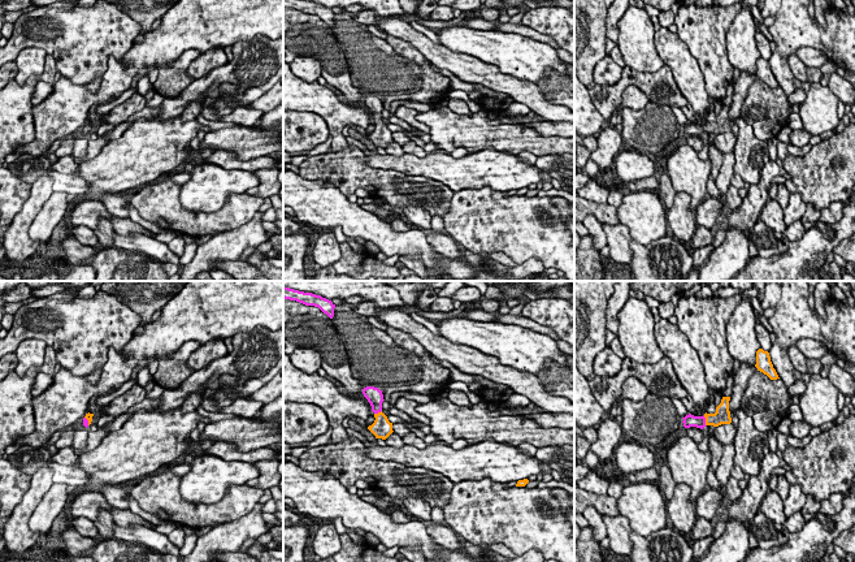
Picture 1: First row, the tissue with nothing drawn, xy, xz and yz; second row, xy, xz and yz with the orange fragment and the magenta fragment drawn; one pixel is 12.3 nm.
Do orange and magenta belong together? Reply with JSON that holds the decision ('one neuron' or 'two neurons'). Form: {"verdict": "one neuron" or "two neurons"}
{"verdict": "one neuron"}

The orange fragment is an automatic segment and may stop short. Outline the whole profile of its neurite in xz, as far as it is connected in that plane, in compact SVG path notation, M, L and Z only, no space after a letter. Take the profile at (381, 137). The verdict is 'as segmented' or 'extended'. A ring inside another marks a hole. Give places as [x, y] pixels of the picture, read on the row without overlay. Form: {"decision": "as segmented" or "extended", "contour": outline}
{"decision": "extended", "contour": "M366 95L363 98L364 105L372 114L374 121L374 131L368 138L376 144L376 147L386 148L394 139L392 131L389 130L387 125L382 121L383 103L382 99L374 95Z"}

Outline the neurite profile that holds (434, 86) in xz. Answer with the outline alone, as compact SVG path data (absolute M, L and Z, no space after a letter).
M387 35L386 42L396 55L411 60L421 68L421 88L417 92L408 94L408 100L424 104L440 104L442 98L448 95L451 79L442 73L434 72L425 56L416 49L409 42Z

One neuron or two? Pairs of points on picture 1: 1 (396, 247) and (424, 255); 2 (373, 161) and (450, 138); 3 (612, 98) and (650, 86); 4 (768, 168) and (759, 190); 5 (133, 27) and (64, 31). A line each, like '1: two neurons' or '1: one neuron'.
1: one neuron
2: two neurons
3: one neuron
4: one neuron
5: one neuron

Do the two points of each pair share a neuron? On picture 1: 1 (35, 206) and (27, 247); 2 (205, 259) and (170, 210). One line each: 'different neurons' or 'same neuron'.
1: same neuron
2: different neurons

